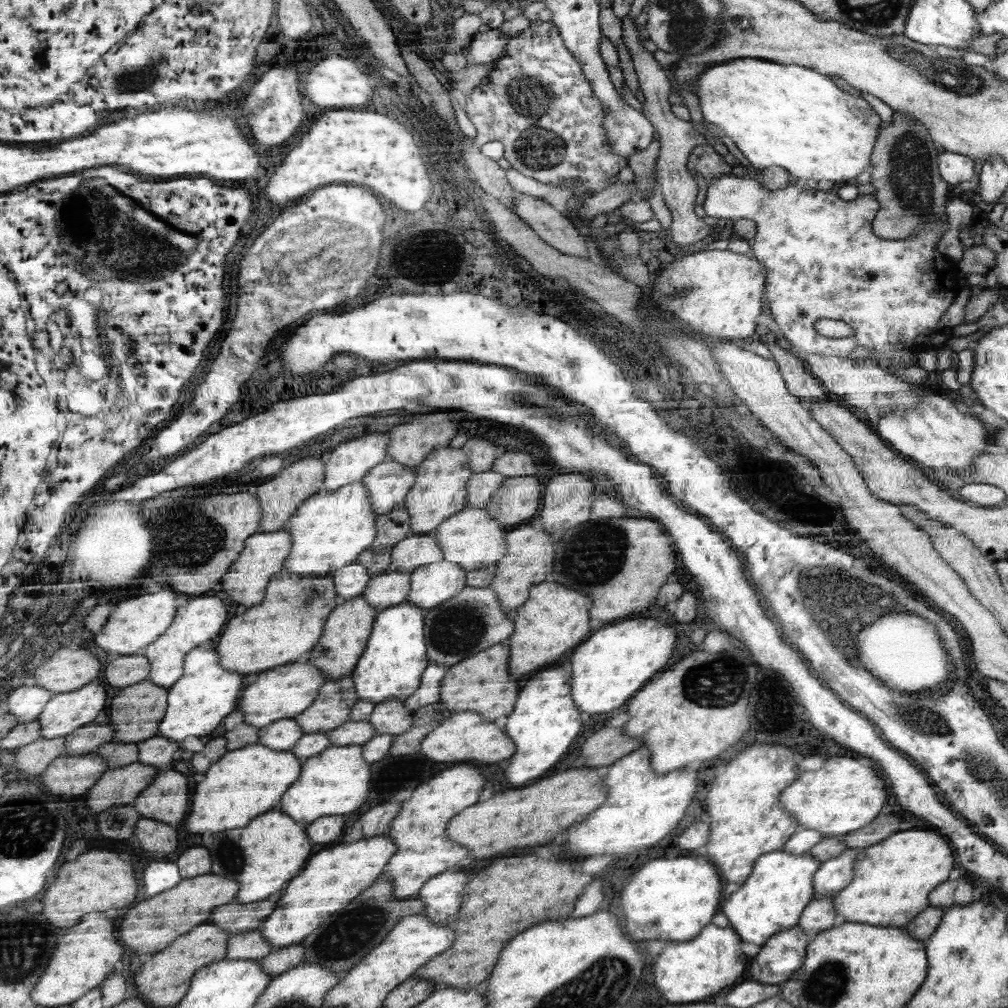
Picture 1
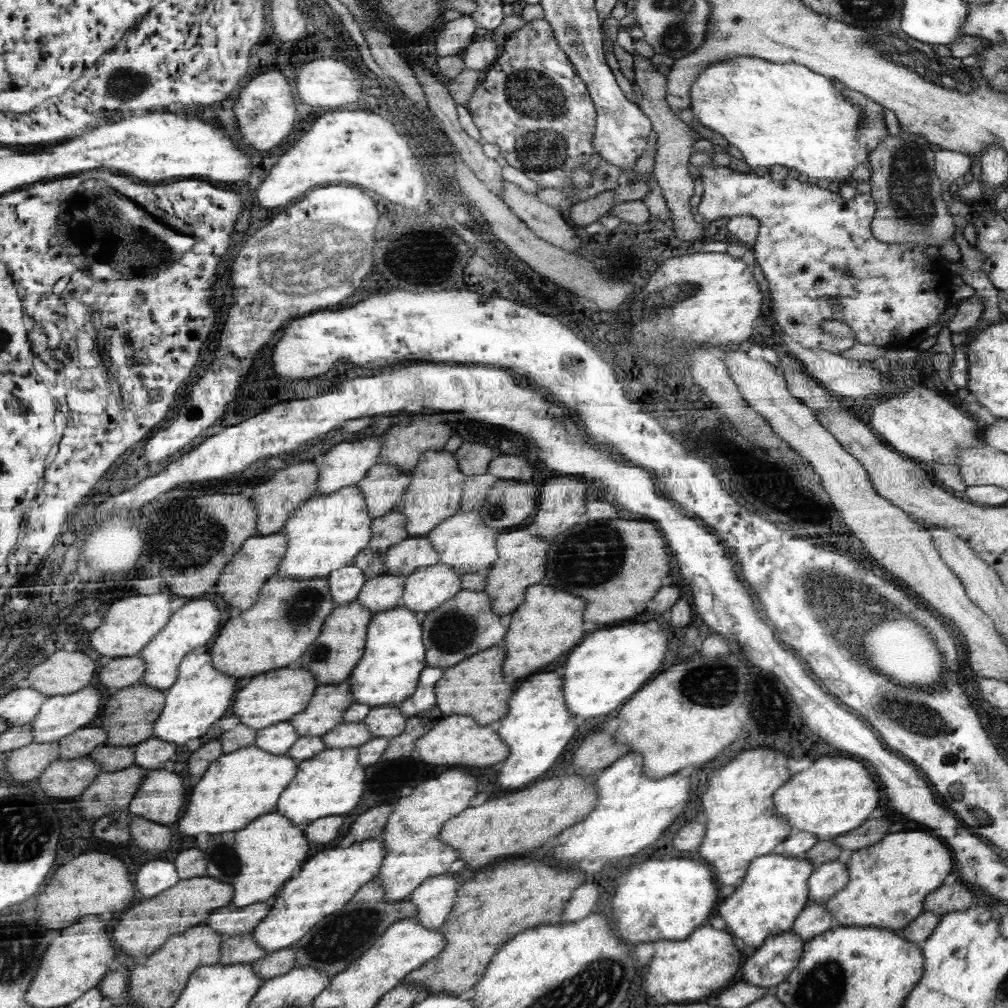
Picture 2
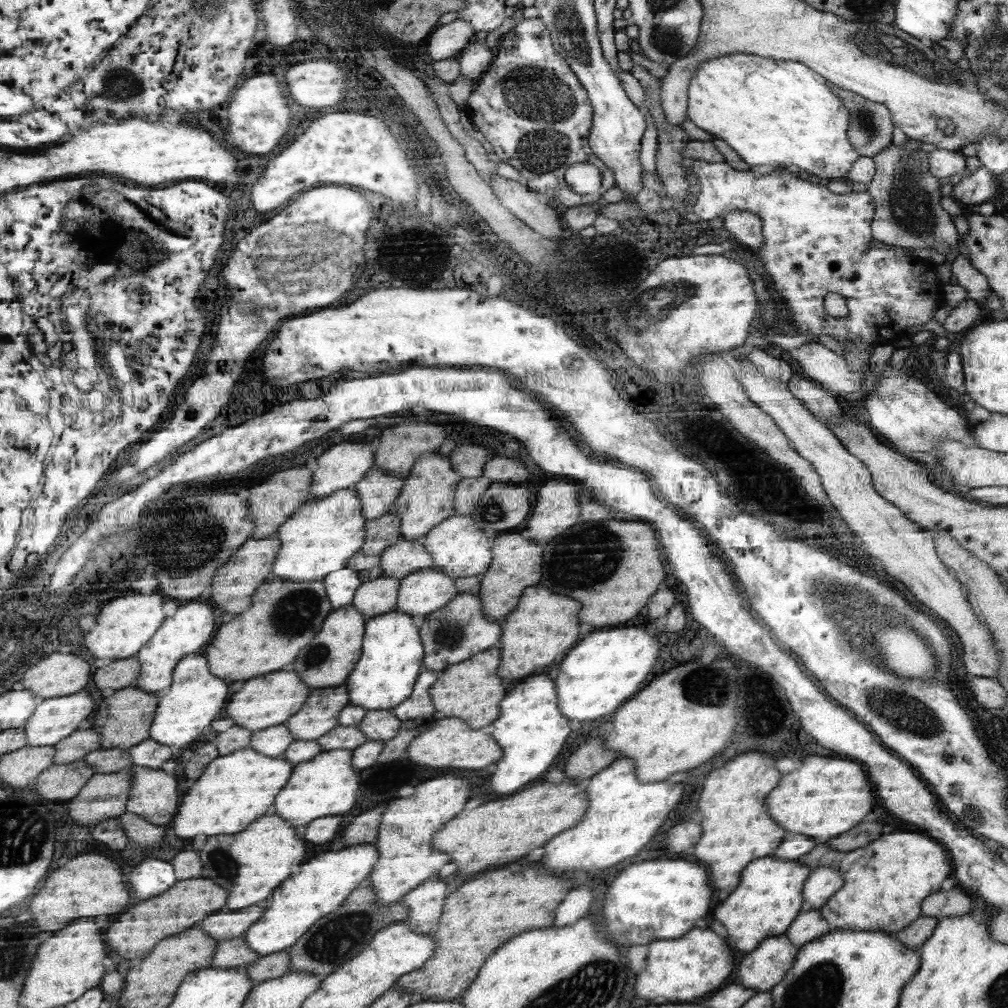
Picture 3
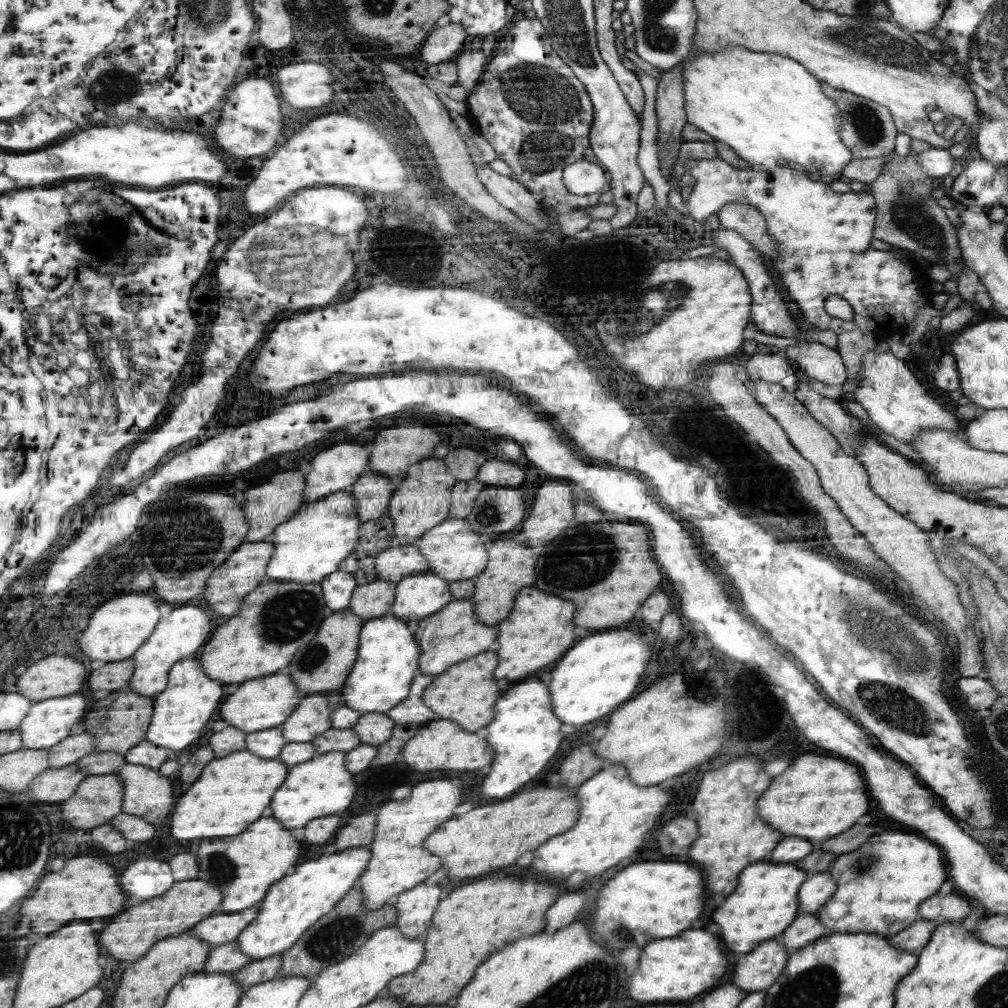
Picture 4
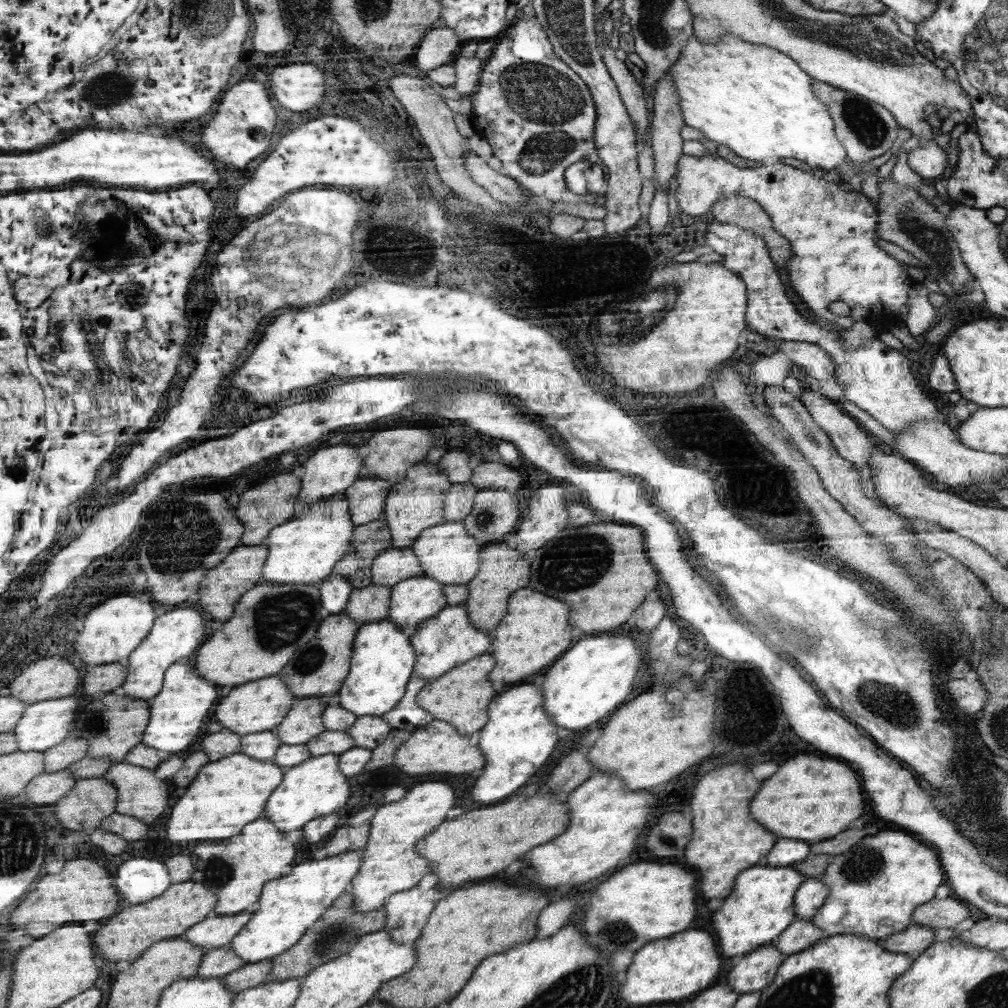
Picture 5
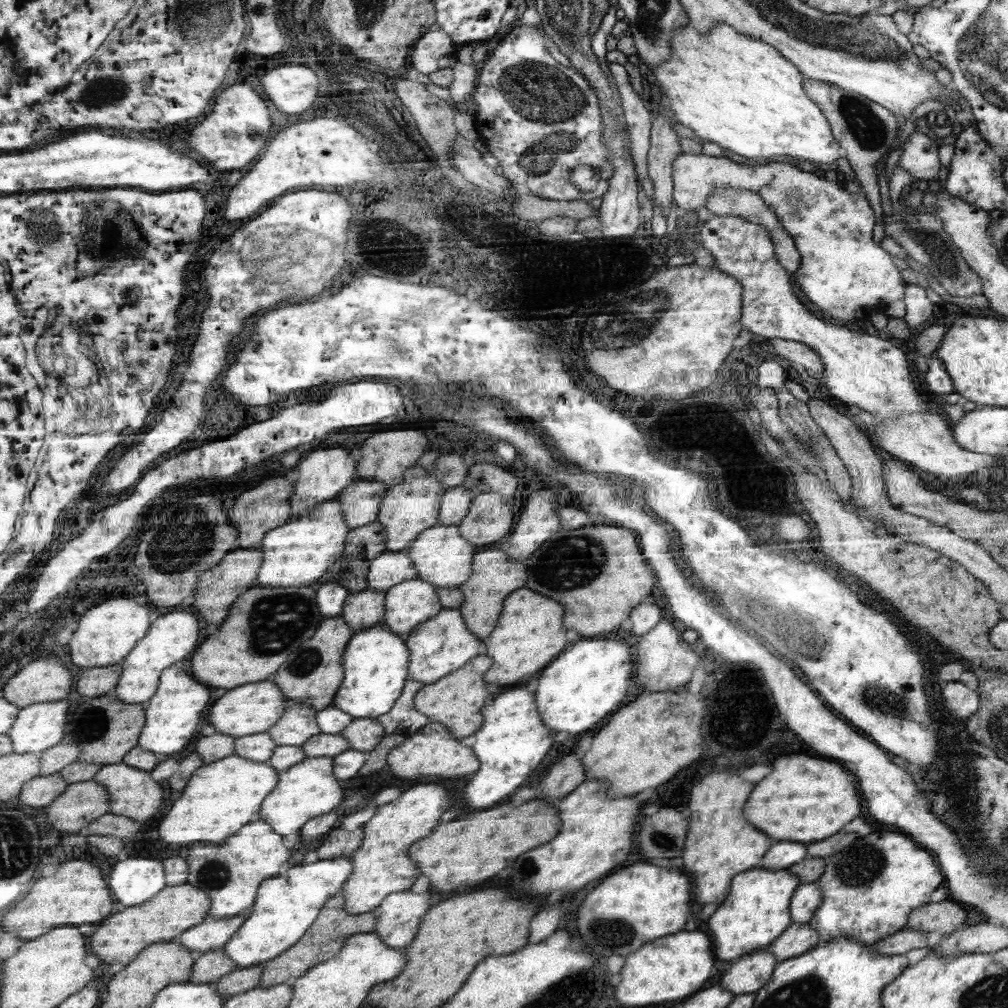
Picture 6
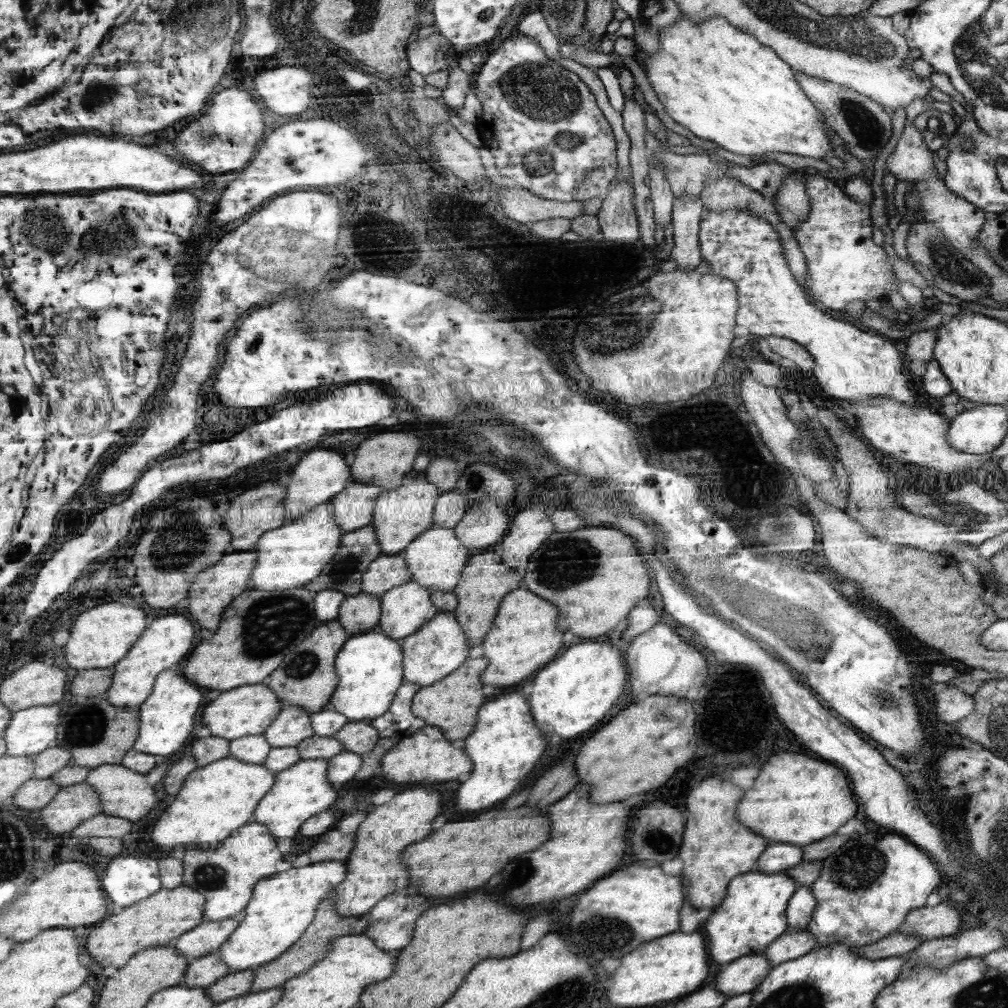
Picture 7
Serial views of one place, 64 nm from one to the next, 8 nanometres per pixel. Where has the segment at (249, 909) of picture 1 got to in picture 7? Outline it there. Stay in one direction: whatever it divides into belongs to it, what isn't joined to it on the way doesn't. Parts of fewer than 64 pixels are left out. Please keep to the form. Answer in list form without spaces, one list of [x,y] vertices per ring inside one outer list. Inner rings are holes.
[[[230,918],[218,922],[204,920],[188,933],[182,934],[172,943],[181,954],[191,959],[216,953],[221,946],[237,932],[240,918]]]

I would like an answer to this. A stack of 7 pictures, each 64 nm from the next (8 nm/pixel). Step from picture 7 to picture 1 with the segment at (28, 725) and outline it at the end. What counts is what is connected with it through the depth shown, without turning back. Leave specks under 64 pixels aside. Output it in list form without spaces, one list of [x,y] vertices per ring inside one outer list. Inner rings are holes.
[[[98,682],[65,694],[54,694],[38,715],[41,738],[60,738],[92,723],[106,706],[106,690]]]

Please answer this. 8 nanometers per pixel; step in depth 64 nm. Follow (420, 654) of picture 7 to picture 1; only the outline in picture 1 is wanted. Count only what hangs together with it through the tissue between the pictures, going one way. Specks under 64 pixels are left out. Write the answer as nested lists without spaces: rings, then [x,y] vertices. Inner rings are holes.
[[[470,587],[442,602],[436,608],[424,612],[424,641],[427,648],[429,664],[442,664],[451,667],[468,656],[474,656],[486,650],[492,644],[502,642],[514,632],[512,620],[506,618],[507,611],[500,603],[496,591],[489,587]]]

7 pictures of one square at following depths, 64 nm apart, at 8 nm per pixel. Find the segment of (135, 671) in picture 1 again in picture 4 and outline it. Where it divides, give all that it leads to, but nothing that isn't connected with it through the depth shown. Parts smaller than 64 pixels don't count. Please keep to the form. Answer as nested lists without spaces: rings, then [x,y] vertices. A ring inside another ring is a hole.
[[[134,660],[94,664],[90,671],[87,688],[94,690],[120,691],[128,689],[134,673]]]

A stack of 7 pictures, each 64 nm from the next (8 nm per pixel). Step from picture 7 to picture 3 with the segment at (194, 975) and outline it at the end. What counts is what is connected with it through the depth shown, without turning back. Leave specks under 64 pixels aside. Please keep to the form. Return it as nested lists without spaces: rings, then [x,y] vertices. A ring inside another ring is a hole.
[[[243,937],[217,942],[217,952],[212,966],[217,968],[245,968],[252,964],[260,954],[248,948]]]

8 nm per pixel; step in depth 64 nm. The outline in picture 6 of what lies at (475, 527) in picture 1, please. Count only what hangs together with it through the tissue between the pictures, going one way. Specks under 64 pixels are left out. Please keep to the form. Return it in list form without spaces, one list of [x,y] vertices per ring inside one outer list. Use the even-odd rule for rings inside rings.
[[[436,524],[422,532],[405,551],[412,559],[414,568],[418,570],[418,578],[424,582],[433,583],[433,586],[438,589],[454,589],[466,584],[466,581],[472,577],[474,557],[478,549],[461,534],[461,528],[458,525]]]

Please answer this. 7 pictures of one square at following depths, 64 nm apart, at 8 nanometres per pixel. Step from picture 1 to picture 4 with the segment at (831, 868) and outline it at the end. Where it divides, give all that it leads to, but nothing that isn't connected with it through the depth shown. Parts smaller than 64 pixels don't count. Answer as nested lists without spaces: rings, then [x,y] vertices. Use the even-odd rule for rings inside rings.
[[[816,872],[808,875],[800,890],[801,908],[804,914],[816,914],[836,890],[836,880],[830,872]]]

